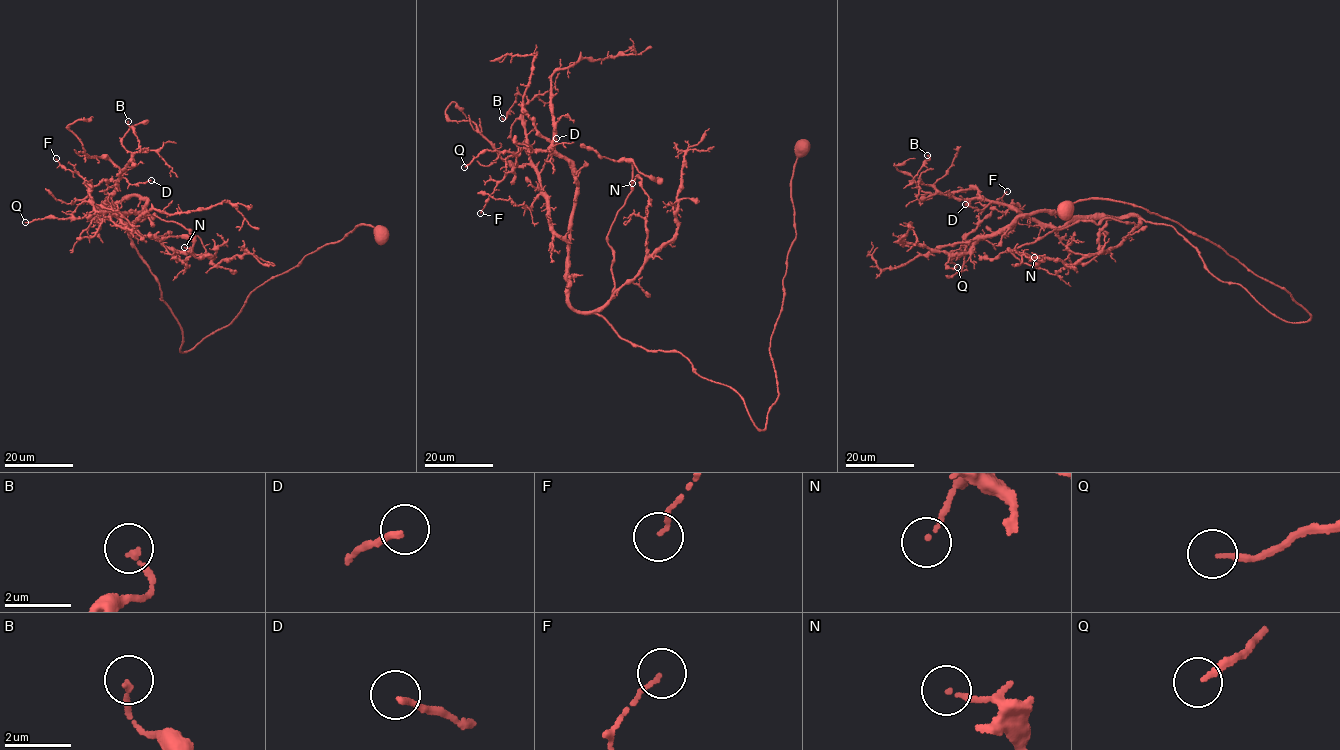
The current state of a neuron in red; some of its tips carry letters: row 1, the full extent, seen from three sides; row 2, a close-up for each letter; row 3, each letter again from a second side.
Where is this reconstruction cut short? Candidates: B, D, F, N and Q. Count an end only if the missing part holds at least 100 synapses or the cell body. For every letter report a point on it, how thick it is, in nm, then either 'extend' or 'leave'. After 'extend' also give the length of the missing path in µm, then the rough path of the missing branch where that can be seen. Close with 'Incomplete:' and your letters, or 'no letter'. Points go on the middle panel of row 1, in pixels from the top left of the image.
B: place (502, 118); calibre 170 nm; leave
D: place (556, 138); calibre 160 nm; leave
F: place (480, 213); calibre 100 nm; leave
N: place (632, 183); calibre 120 nm; leave
Q: place (464, 167); calibre 180 nm; leave
Incomplete: no letter

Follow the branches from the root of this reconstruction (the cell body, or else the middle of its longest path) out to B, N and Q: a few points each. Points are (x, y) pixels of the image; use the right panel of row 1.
B: (1064, 211), (1113, 200), (1177, 221), (1311, 317), (1274, 316), (1169, 225), (1054, 227), (911, 184), (927, 155)
N: (1064, 211), (1113, 200), (1177, 221), (1311, 317), (1274, 316), (1166, 224), (1142, 220), (1055, 274), (1034, 257)
Q: (1064, 211), (1113, 200), (1177, 221), (1311, 317), (1276, 317), (1134, 216), (1023, 214), (957, 267)

